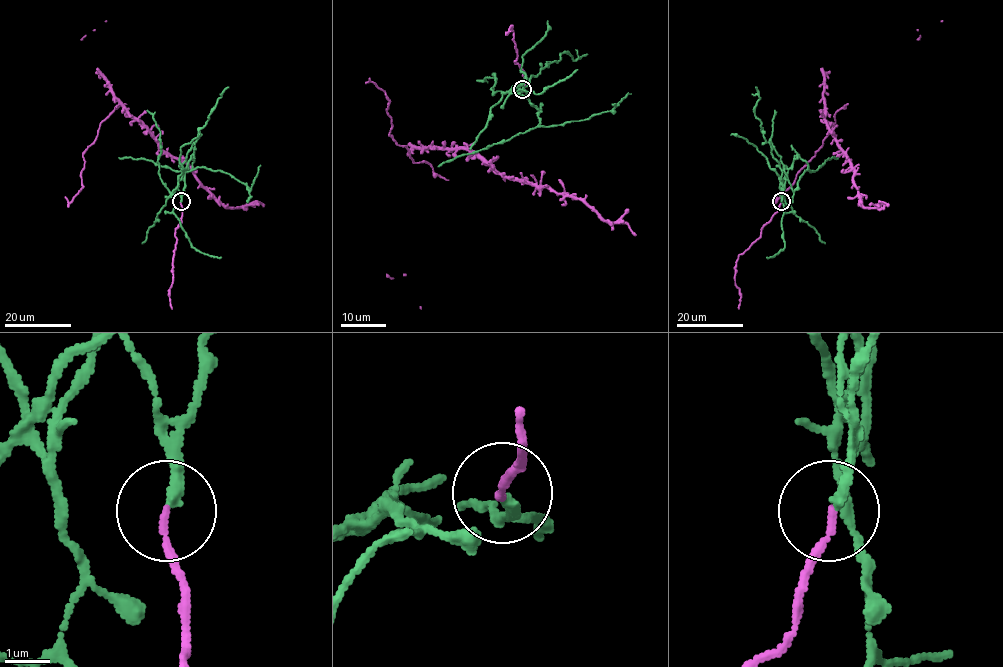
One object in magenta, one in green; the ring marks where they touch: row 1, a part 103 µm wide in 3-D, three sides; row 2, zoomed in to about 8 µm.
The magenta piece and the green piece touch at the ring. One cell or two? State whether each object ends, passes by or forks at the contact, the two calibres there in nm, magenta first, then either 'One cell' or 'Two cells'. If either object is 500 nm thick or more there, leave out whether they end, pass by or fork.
At the ring magenta ends. At the ring green ends. Thickness 150 nm (magenta) against 240 nm. Two cells

